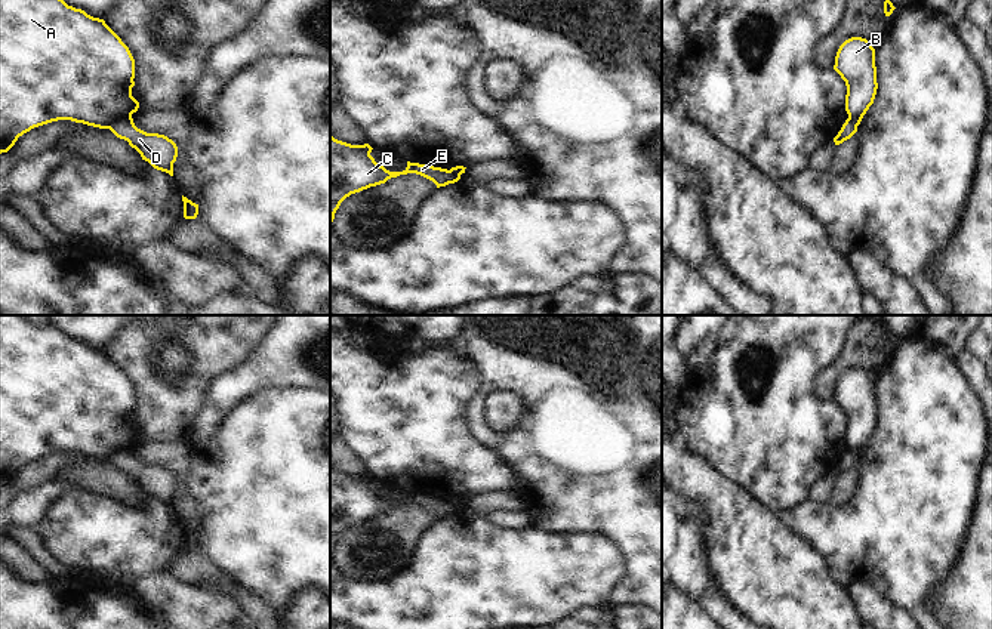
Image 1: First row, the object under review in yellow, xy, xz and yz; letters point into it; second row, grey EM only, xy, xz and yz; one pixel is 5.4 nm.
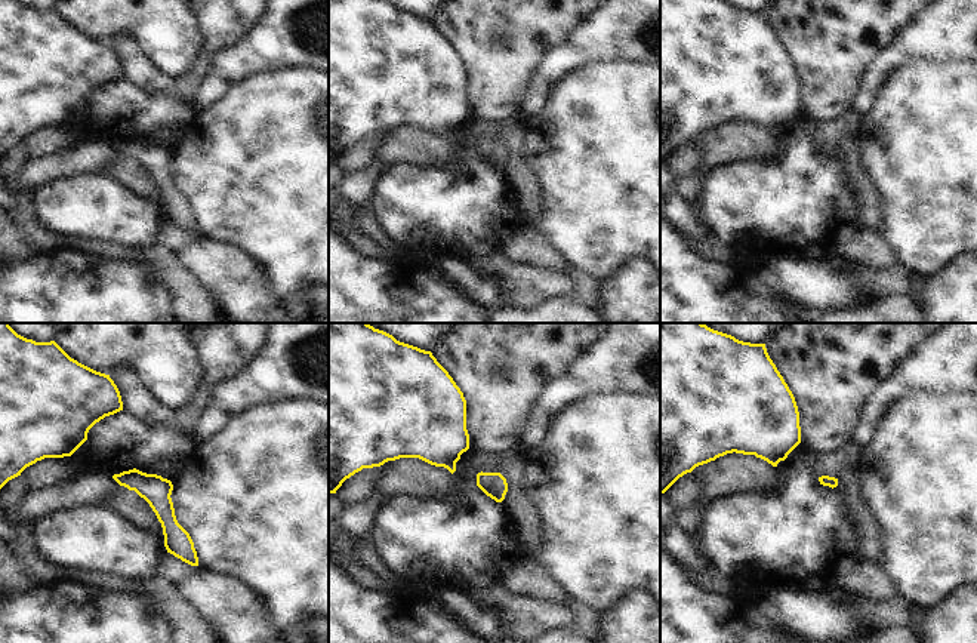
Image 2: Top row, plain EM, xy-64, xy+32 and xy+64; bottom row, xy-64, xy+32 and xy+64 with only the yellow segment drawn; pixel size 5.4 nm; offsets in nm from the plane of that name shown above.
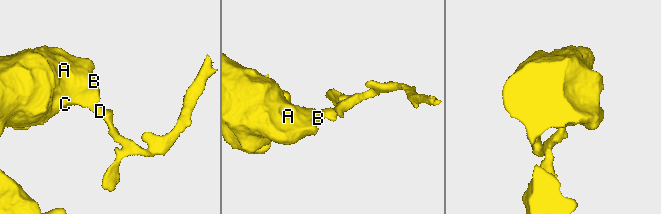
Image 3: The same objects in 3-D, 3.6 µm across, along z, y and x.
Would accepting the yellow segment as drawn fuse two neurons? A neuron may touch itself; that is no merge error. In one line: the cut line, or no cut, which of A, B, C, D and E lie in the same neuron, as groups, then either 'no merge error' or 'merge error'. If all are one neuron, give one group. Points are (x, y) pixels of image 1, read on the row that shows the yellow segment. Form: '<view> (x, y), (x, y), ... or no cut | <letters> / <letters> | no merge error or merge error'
xy (131, 116), (122, 117), (107, 128) | A B C E / D | merge error

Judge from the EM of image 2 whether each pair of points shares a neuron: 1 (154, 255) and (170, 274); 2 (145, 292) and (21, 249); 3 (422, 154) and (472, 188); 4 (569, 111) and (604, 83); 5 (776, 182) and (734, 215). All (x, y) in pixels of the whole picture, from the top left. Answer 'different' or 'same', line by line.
1: same
2: different
3: different
4: same
5: same

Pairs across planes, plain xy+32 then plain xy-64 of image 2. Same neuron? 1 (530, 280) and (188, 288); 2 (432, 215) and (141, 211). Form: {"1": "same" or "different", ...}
{"1": "same", "2": "same"}

